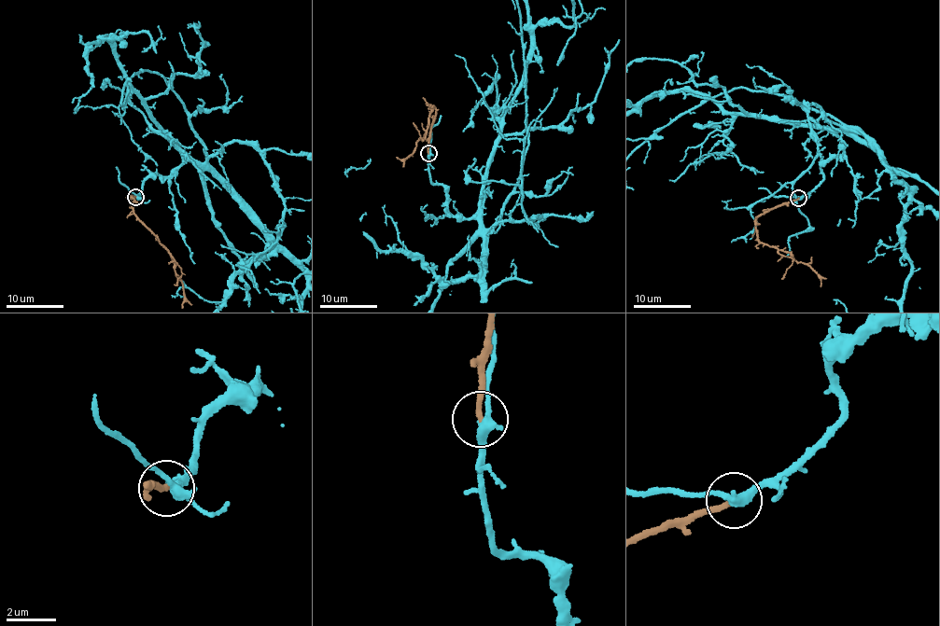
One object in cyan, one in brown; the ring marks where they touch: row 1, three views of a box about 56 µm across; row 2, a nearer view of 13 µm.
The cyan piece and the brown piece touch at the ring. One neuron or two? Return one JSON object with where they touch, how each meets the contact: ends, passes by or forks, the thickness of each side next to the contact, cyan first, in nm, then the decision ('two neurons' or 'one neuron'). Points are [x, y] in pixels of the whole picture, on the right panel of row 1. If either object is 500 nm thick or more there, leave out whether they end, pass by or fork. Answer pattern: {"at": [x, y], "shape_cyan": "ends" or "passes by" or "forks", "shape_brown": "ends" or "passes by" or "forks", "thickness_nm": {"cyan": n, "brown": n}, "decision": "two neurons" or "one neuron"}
{"at": [798, 198], "shape_cyan": "forks", "shape_brown": "ends", "thickness_nm": {"cyan": 260, "brown": 220}, "decision": "one neuron"}

